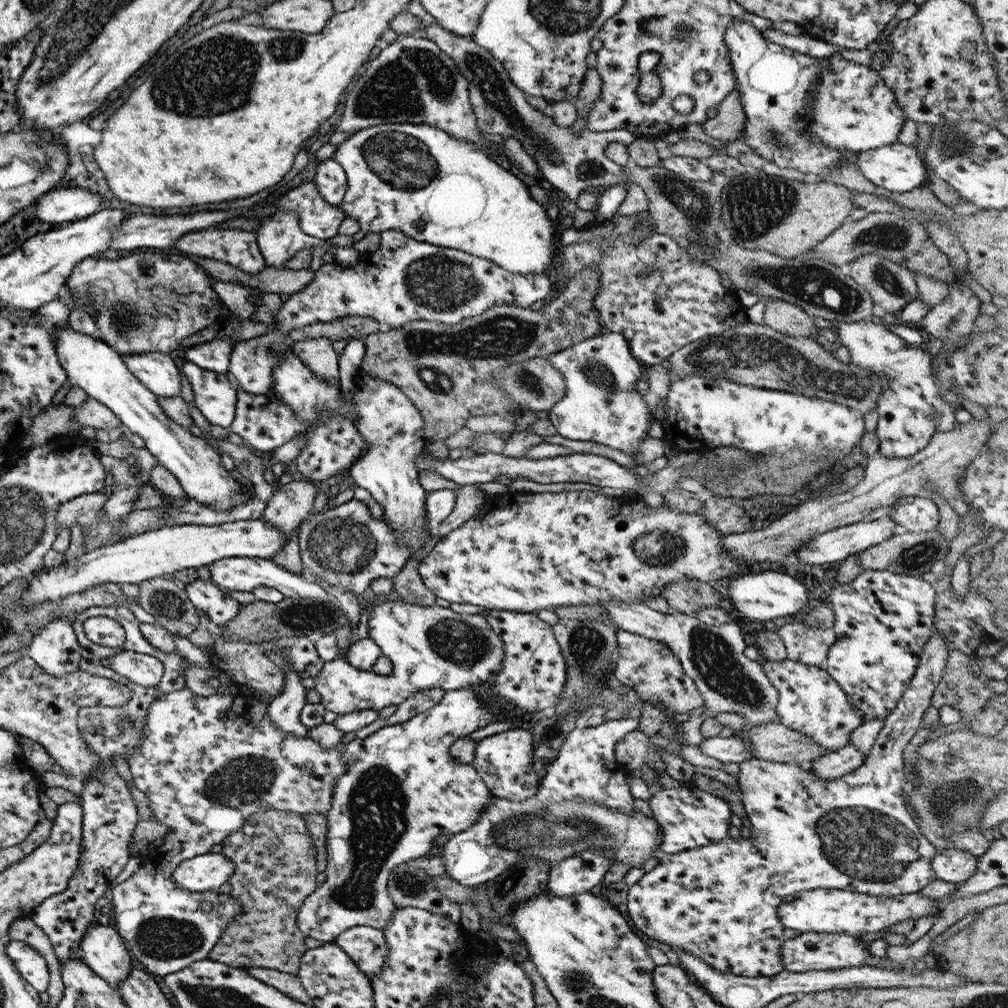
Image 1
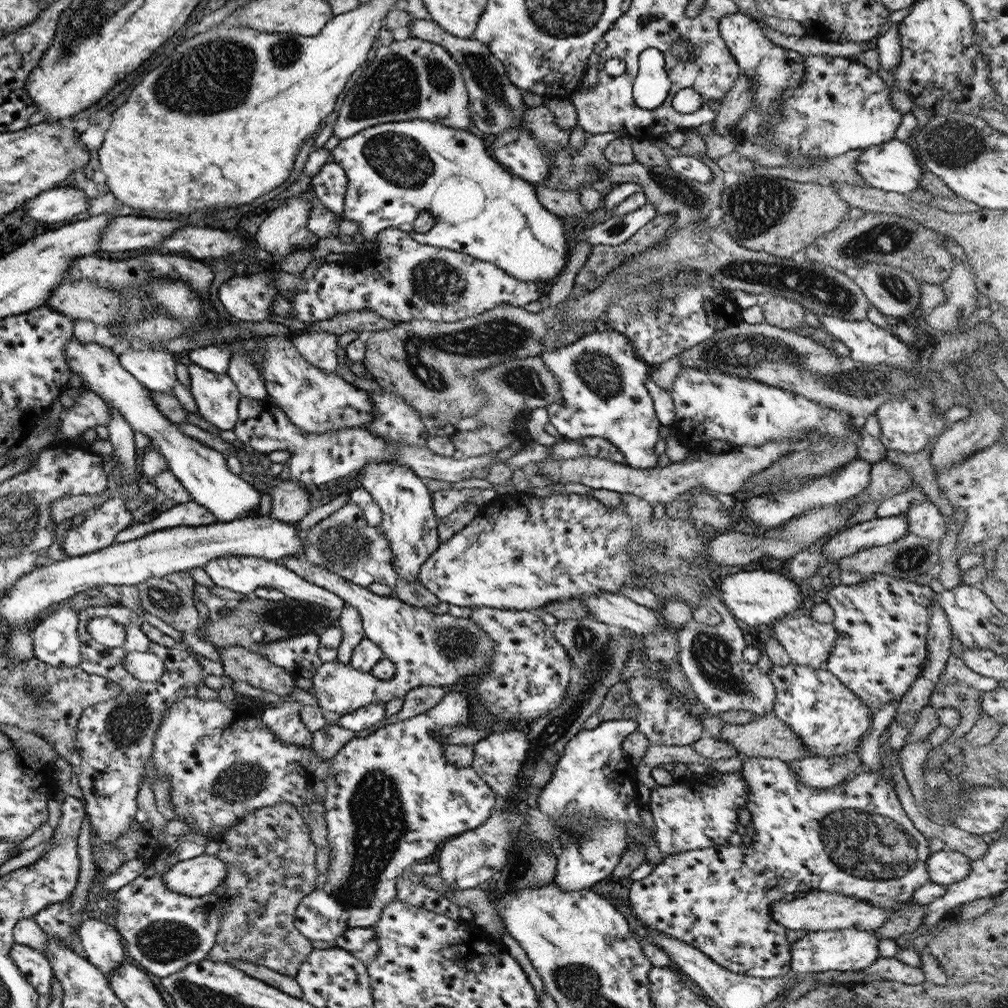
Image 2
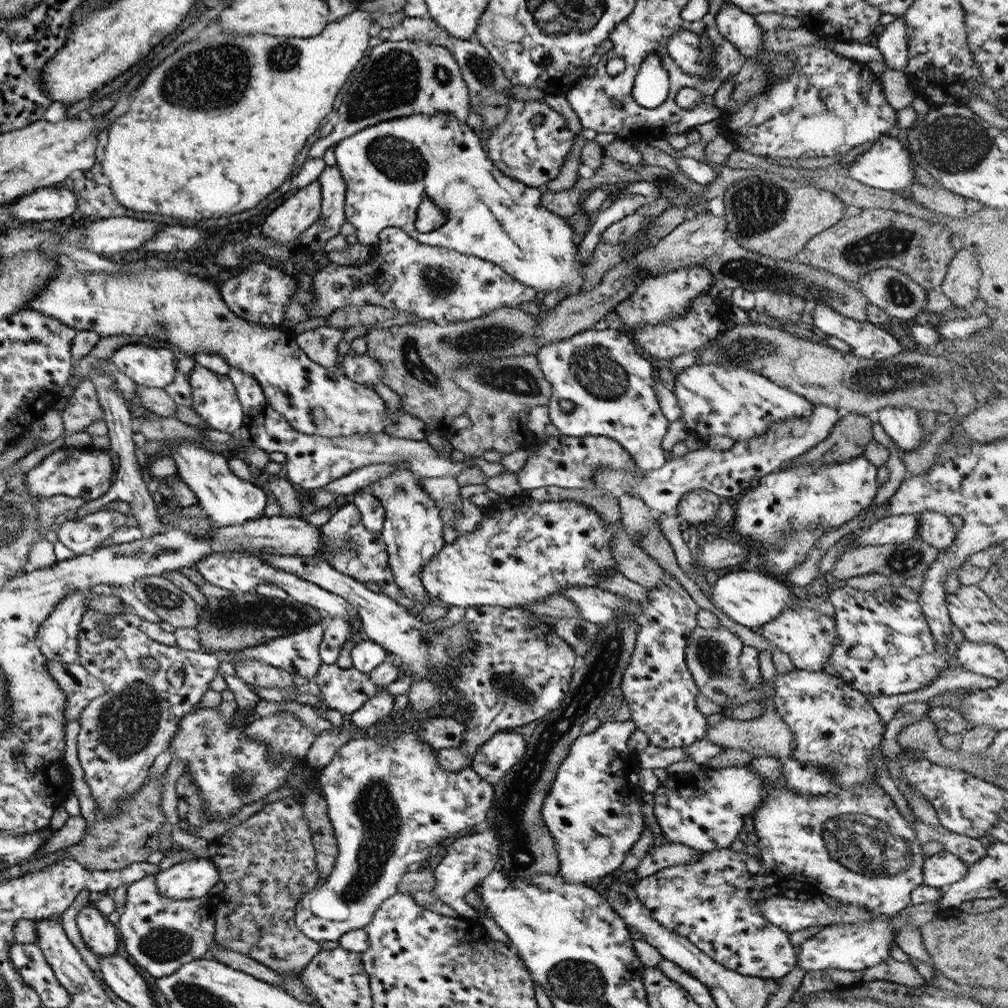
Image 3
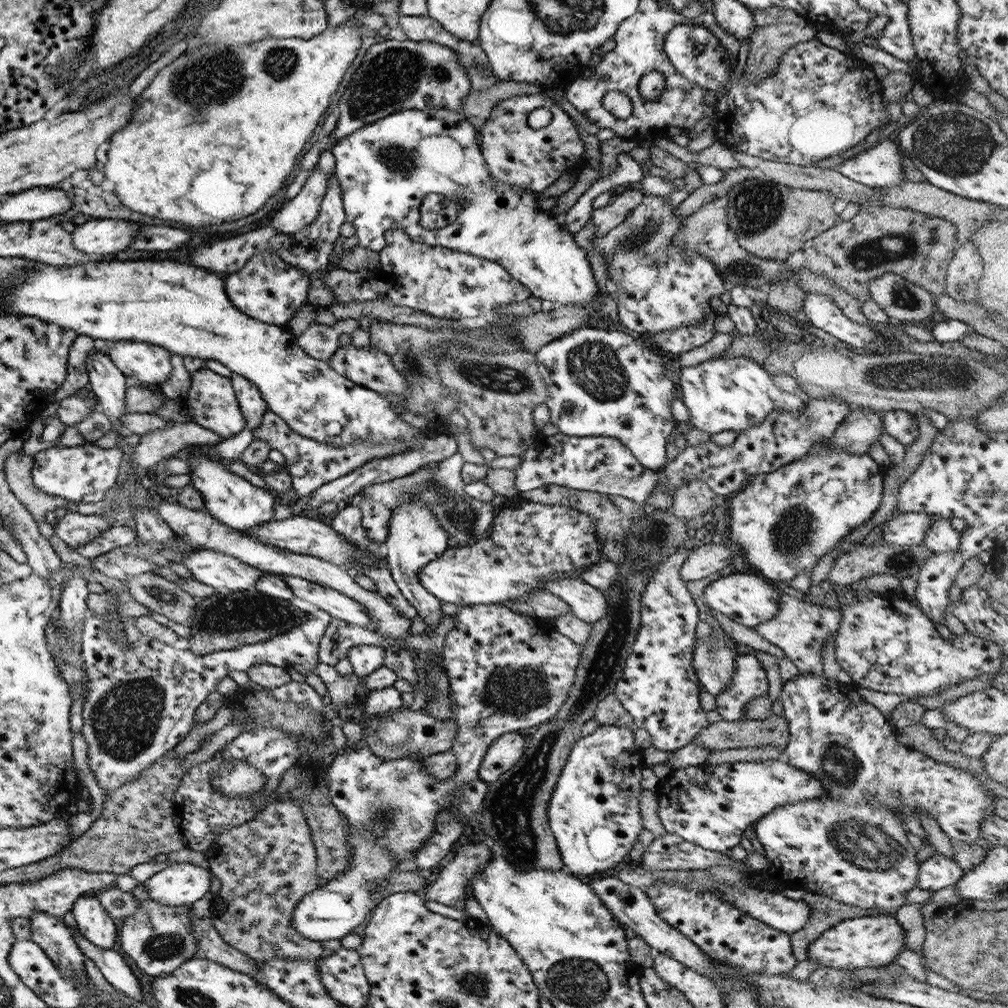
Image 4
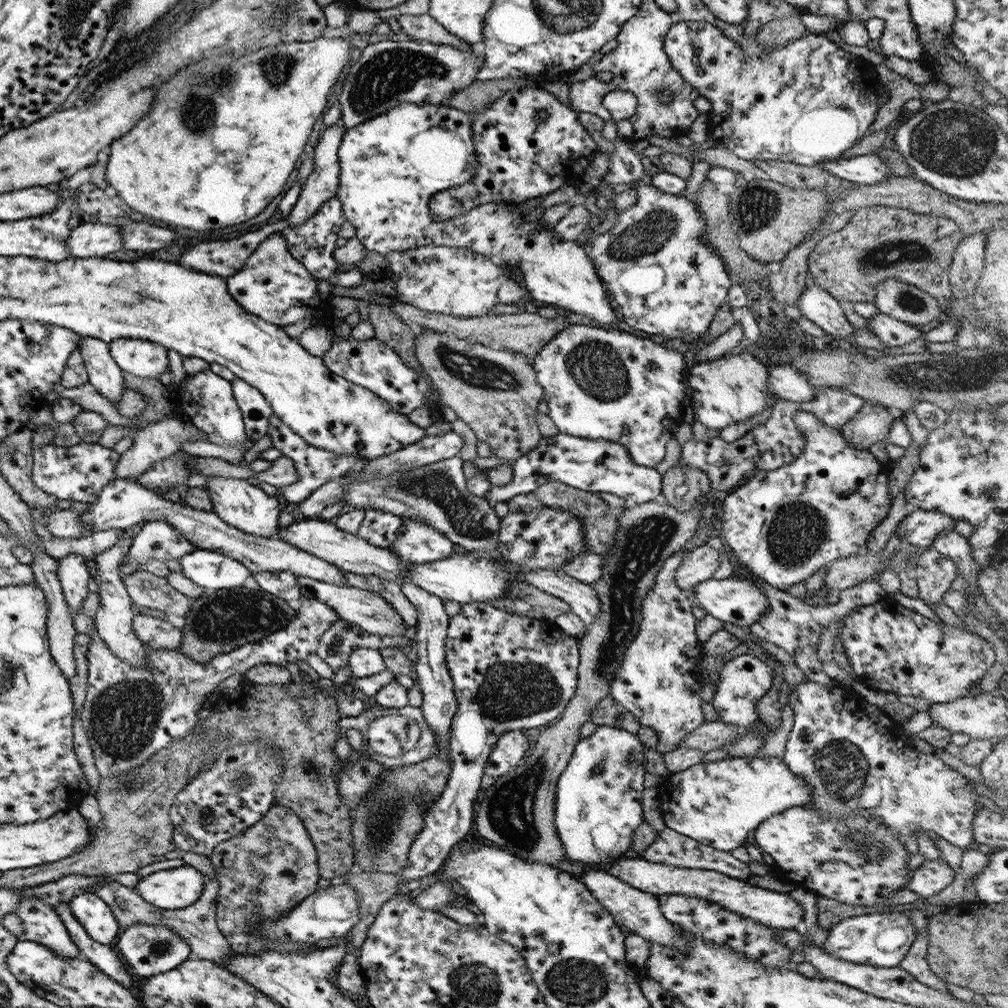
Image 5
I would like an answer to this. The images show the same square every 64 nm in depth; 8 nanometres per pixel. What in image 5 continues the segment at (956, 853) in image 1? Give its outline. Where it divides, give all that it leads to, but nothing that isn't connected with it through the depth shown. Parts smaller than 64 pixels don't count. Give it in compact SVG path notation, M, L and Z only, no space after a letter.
M925 860L911 873L905 889L917 894L919 899L926 899L941 892L953 880L954 873L945 860Z

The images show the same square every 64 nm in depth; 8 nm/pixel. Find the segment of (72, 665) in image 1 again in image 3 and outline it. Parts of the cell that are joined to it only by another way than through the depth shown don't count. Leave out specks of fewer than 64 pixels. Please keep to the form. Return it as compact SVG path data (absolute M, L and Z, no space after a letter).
M74 590L55 605L49 617L38 627L36 640L48 662L77 662L78 625L87 609L85 600L86 591Z

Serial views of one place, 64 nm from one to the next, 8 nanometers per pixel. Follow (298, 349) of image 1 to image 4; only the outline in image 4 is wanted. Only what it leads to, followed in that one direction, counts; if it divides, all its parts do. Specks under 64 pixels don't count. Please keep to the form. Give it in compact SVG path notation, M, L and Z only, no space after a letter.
M354 318L338 320L333 326L310 324L297 337L297 344L307 355L329 362L329 357L337 349L337 340L343 332L349 333L357 323Z

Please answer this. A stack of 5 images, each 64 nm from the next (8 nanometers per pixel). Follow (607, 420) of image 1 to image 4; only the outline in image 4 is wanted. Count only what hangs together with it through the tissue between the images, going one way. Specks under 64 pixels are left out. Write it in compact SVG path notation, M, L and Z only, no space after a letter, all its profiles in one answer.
M583 326L575 329L571 329L569 333L561 335L553 339L551 342L545 343L539 347L539 350L535 352L535 364L537 371L541 376L541 381L544 383L545 391L547 392L547 398L545 399L545 406L549 411L549 422L557 426L559 433L574 436L574 437L607 437L619 441L624 445L627 450L635 457L635 460L643 467L657 470L665 464L665 443L669 434L673 432L675 424L678 422L673 419L671 409L669 409L669 403L673 400L673 394L675 394L676 384L673 380L669 380L665 376L665 366L667 366L667 357L657 353L653 344L649 344L642 340L635 333L630 333L625 329L610 327L608 329L597 329L597 327Z

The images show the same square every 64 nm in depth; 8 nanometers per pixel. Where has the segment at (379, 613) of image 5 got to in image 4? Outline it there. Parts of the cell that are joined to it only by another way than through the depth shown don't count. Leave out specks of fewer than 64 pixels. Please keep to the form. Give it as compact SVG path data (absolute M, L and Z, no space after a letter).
M285 574L275 575L279 575L284 580L295 597L317 606L319 610L327 612L332 618L363 629L374 628L374 622L368 616L368 610L353 598L332 588L311 582L309 579L285 576Z

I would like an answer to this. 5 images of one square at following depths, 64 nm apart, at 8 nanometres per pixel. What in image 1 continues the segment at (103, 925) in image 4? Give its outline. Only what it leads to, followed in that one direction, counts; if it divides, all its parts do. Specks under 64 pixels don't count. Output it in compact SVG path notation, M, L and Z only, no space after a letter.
M112 924L87 925L80 948L82 961L109 986L117 986L133 969L128 950Z

